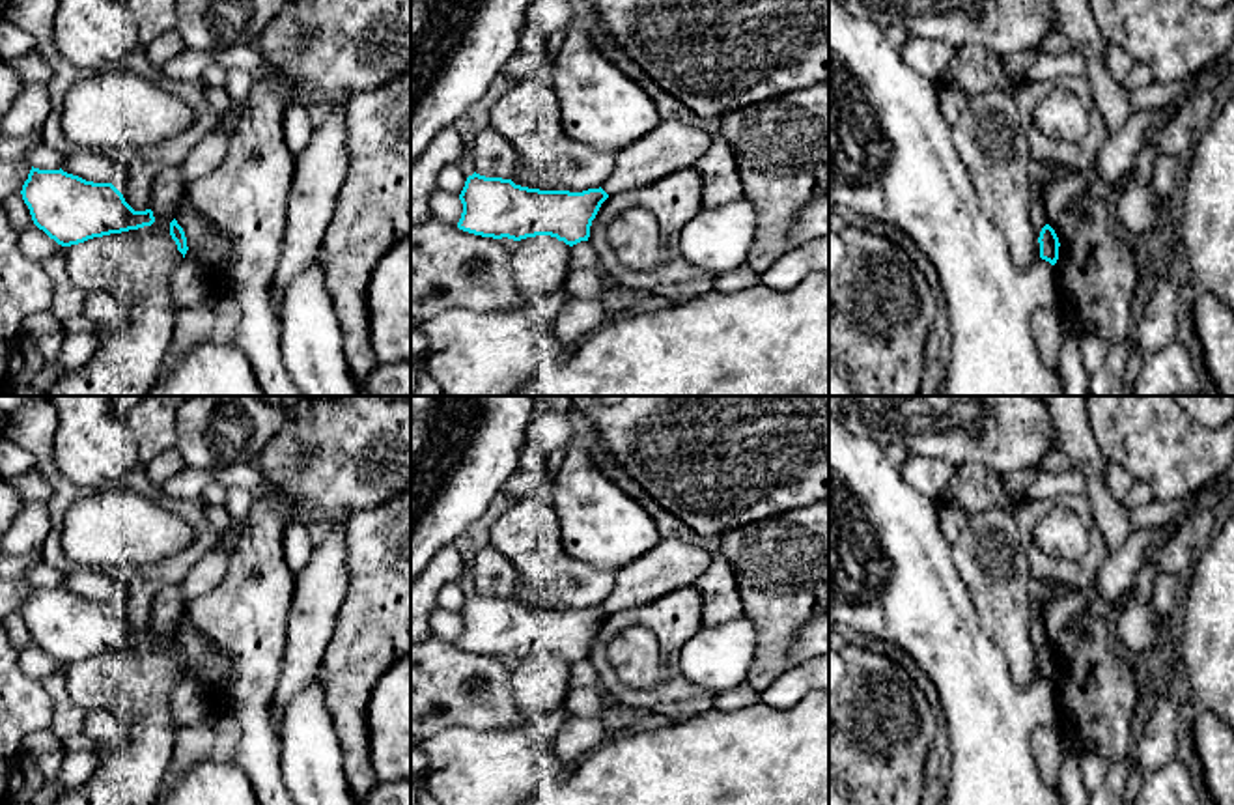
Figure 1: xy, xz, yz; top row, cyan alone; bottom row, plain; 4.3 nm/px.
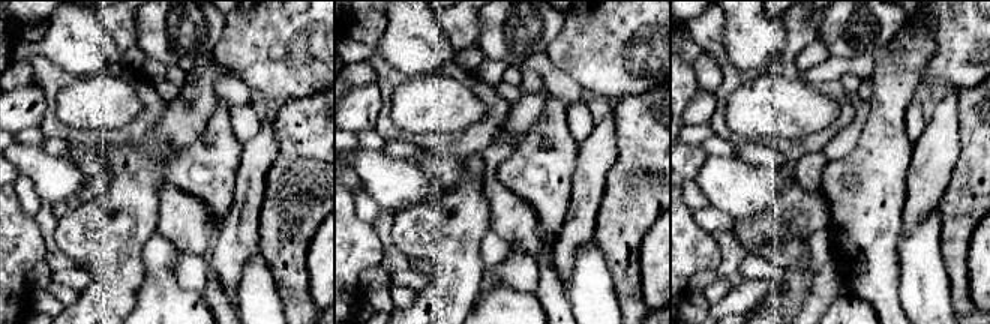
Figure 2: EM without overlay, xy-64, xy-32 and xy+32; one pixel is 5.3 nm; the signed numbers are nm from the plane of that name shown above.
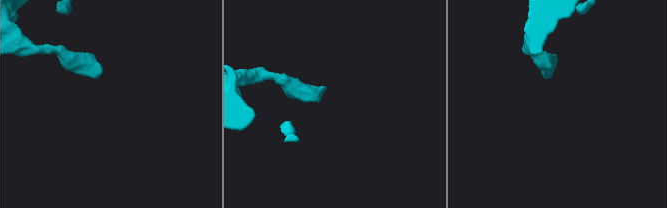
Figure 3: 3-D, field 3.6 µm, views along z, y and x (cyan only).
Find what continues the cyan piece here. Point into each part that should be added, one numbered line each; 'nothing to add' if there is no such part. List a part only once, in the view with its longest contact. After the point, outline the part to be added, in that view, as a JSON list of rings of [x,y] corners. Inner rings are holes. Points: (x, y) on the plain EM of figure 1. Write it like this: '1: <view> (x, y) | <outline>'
nothing to add

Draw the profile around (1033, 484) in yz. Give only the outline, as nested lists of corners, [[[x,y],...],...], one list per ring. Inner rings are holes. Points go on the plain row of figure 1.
[[[1038,467],[1016,471],[1003,478],[1016,501],[1053,501],[1062,495],[1085,495],[1085,478],[1077,471],[1047,473]]]

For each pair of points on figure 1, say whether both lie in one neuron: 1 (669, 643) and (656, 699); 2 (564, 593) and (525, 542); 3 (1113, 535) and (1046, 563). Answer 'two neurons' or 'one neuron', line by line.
1: one neuron
2: one neuron
3: two neurons

